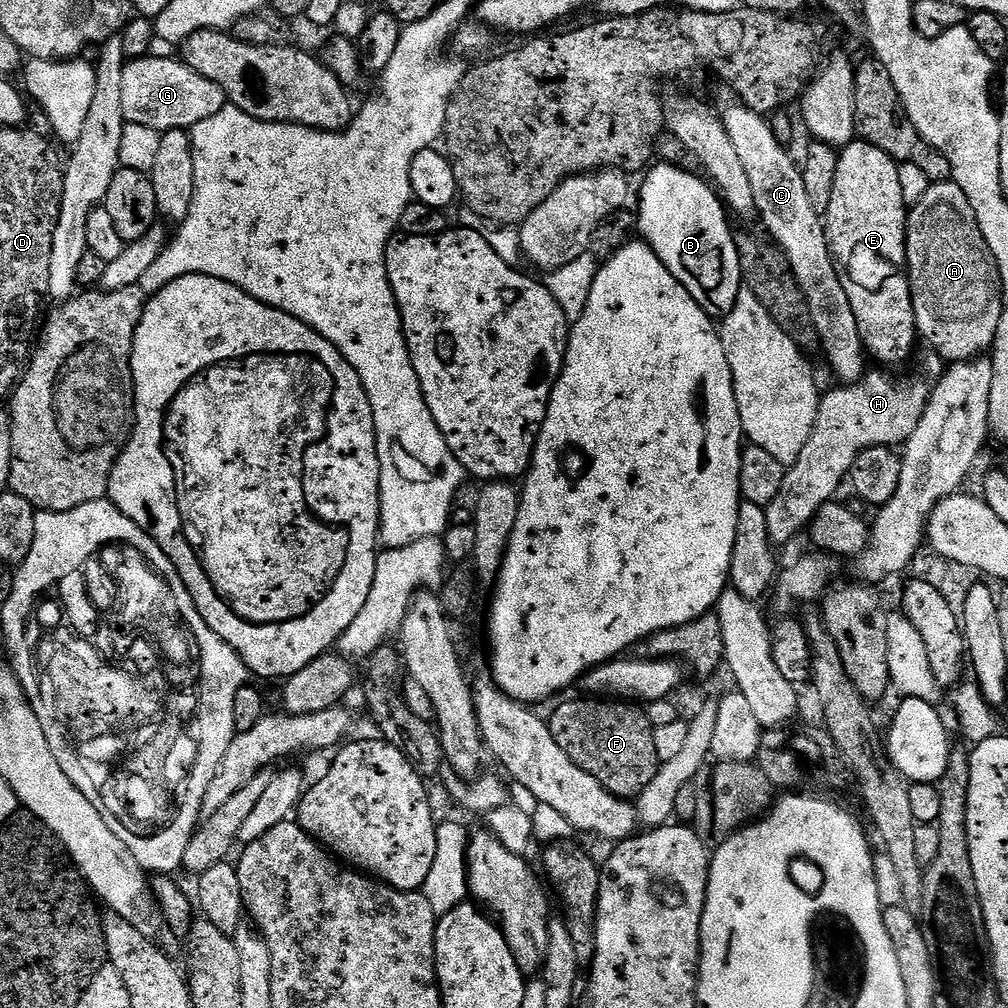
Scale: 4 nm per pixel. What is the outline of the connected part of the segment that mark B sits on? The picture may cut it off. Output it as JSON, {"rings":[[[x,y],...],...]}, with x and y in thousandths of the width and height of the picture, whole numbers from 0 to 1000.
{"rings":[[[655,161],[642,172],[644,175],[635,187],[633,230],[639,241],[647,245],[649,252],[653,252],[661,268],[665,268],[665,272],[669,272],[669,276],[673,276],[673,280],[681,284],[685,296],[688,296],[688,300],[696,304],[698,311],[707,315],[717,315],[728,308],[736,285],[730,234],[722,223],[723,211],[709,186],[701,178],[681,170],[680,166]]]}

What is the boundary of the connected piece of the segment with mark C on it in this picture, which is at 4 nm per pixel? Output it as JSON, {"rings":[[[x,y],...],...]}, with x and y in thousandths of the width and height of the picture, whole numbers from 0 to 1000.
{"rings":[[[727,101],[716,111],[716,118],[720,133],[724,133],[724,141],[728,141],[736,166],[744,176],[753,217],[758,217],[763,230],[761,233],[771,246],[777,248],[778,255],[786,265],[788,276],[800,296],[815,350],[817,349],[834,382],[852,380],[859,371],[859,346],[853,334],[851,319],[847,315],[847,304],[843,304],[843,296],[839,296],[839,288],[835,288],[835,280],[829,271],[829,259],[825,256],[821,234],[817,231],[817,218],[814,211],[808,208],[808,203],[800,193],[795,164],[786,160],[785,153],[778,148],[779,144],[770,135],[769,126],[763,120],[761,123],[758,120],[761,118],[755,112],[746,111],[737,103]]]}

